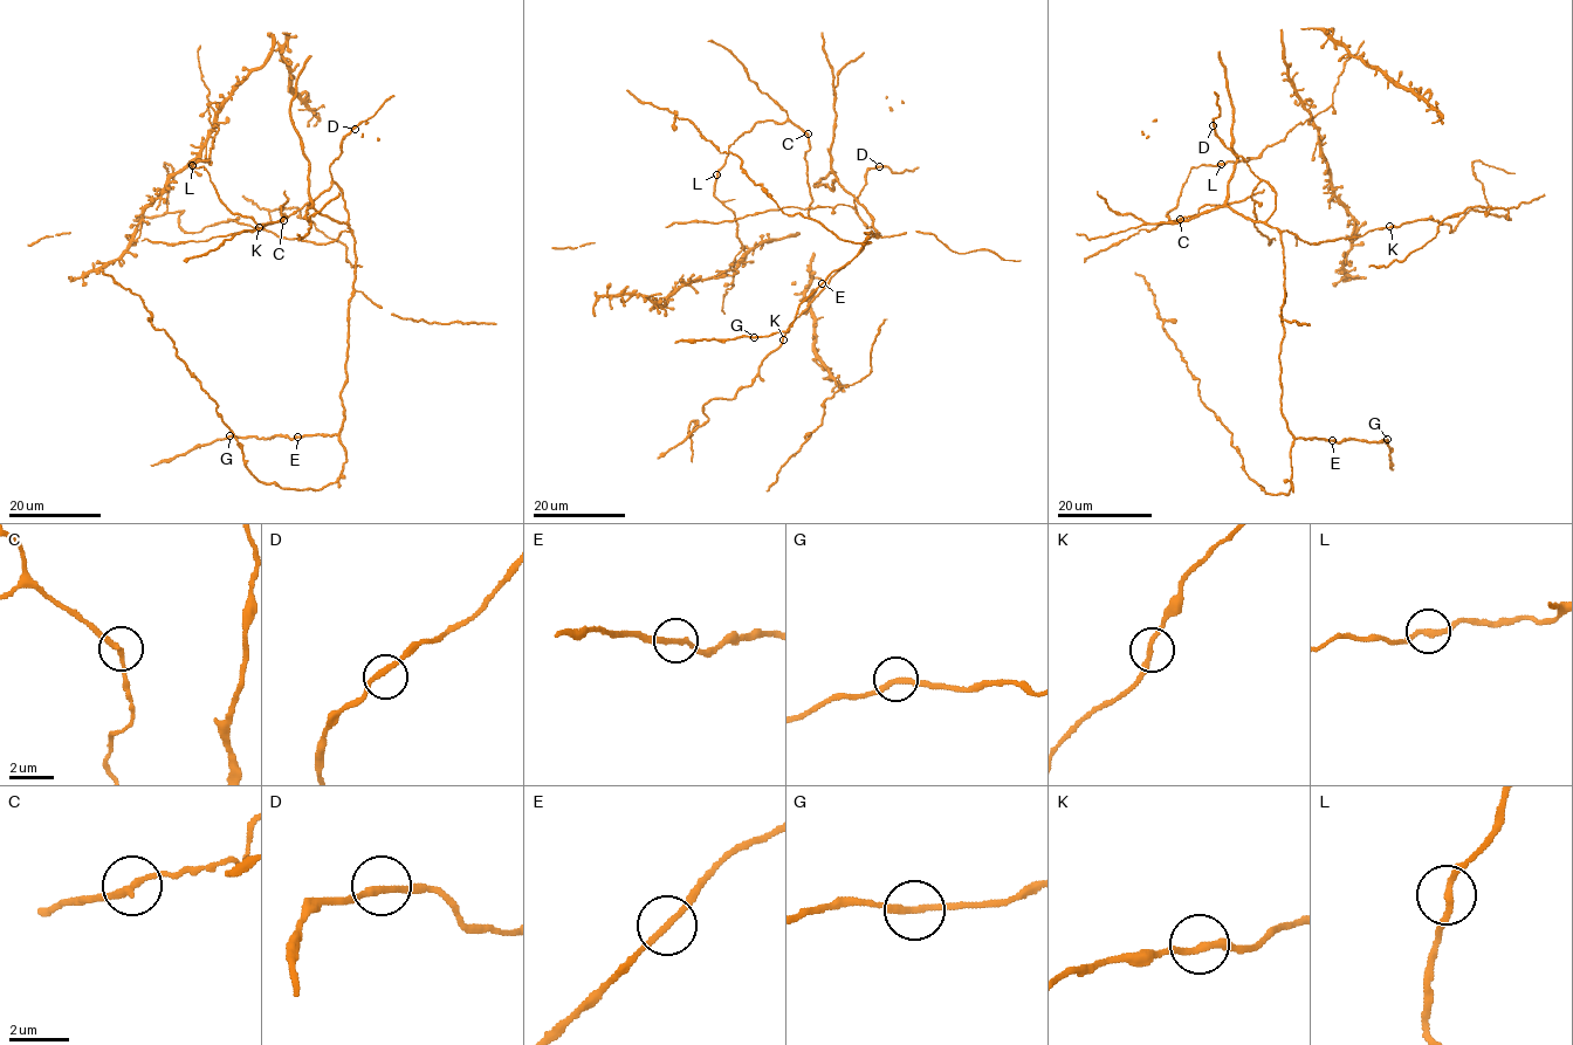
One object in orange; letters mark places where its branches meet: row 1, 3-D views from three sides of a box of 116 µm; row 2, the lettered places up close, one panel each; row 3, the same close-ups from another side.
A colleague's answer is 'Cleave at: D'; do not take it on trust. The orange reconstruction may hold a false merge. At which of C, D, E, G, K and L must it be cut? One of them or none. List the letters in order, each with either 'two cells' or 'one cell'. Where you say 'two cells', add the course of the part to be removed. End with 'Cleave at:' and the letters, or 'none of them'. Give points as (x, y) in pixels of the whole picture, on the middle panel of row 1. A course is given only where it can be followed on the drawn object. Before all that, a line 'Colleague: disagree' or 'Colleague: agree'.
Colleague: disagree
C: two cells; foreign part runs (808, 133), (810, 149), (805, 159), (810, 215)
D: one cell
E: one cell
G: one cell
K: one cell
L: one cell
Cleave at: C

